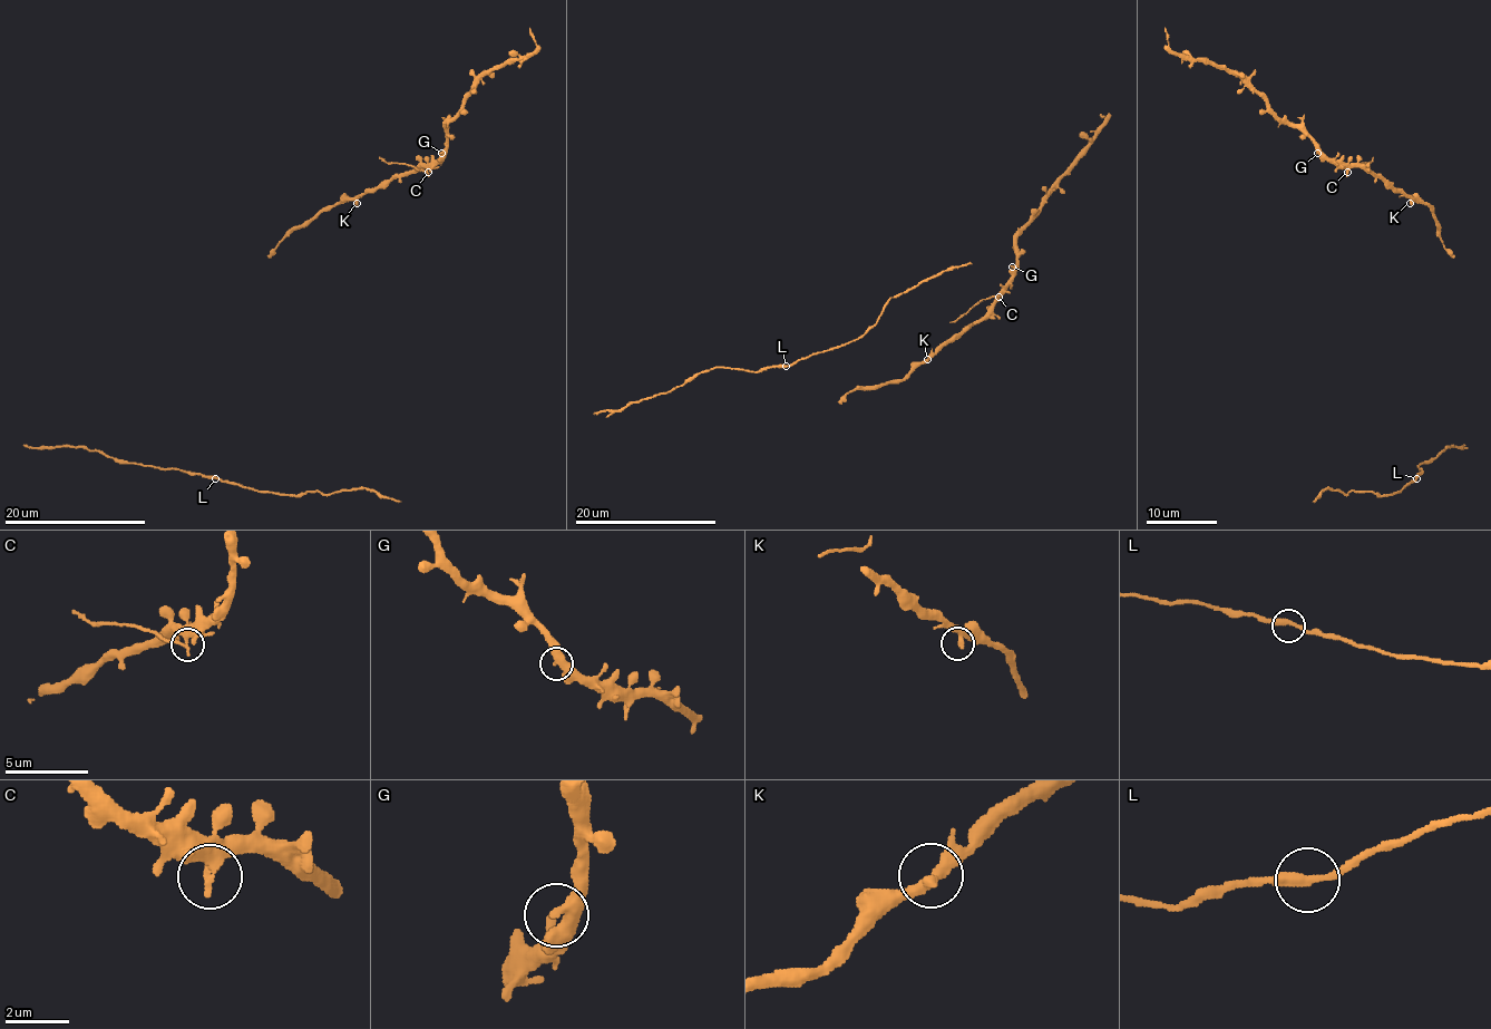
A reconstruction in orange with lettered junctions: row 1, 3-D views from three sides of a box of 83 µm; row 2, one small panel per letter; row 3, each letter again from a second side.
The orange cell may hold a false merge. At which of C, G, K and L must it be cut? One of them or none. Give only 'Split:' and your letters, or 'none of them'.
Split: C

